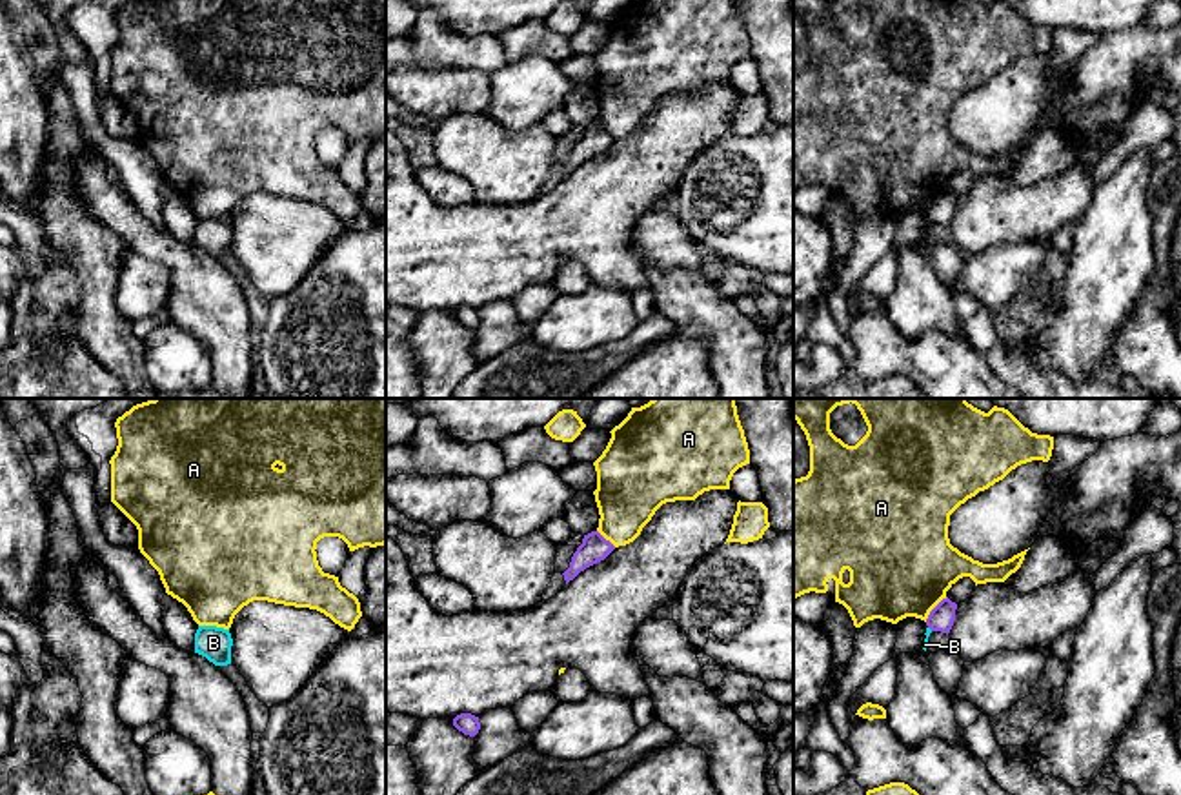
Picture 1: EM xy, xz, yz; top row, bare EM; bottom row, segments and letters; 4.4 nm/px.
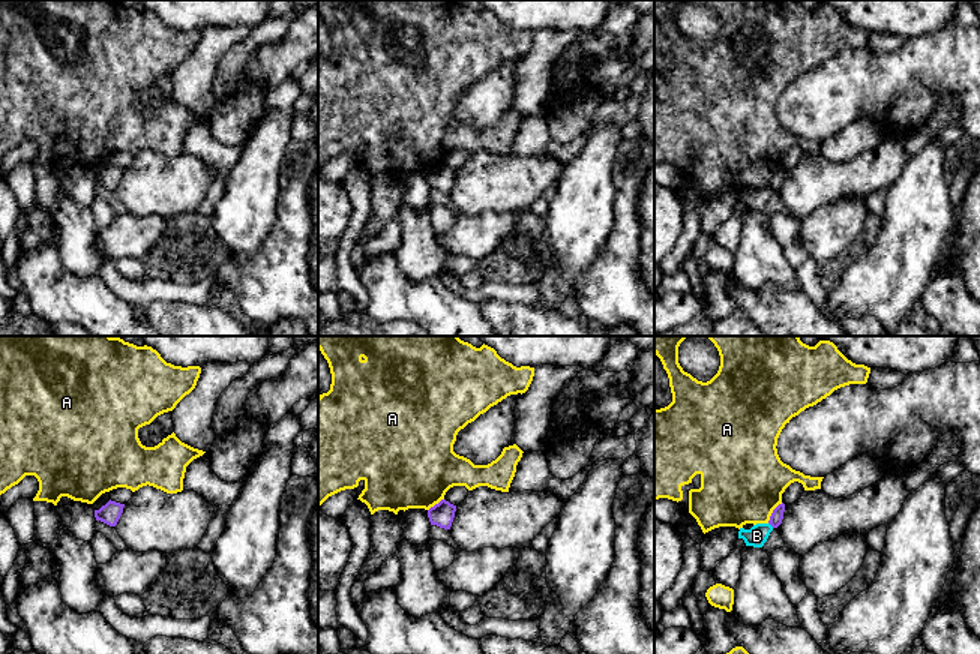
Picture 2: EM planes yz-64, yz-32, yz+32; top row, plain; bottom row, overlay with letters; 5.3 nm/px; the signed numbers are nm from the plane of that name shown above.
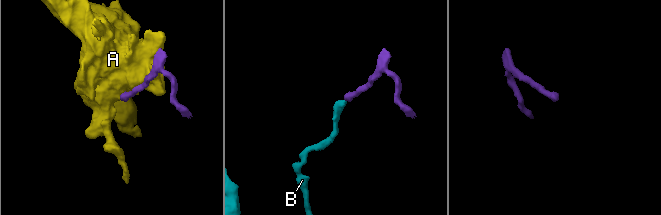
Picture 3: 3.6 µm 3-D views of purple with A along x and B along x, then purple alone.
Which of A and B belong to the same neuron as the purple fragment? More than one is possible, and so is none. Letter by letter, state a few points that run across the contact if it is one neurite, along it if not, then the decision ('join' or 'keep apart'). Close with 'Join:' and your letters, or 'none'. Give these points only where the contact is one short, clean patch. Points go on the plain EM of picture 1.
A: keep apart
B: line yz (928, 219), (932, 222); keep apart
Join: none

